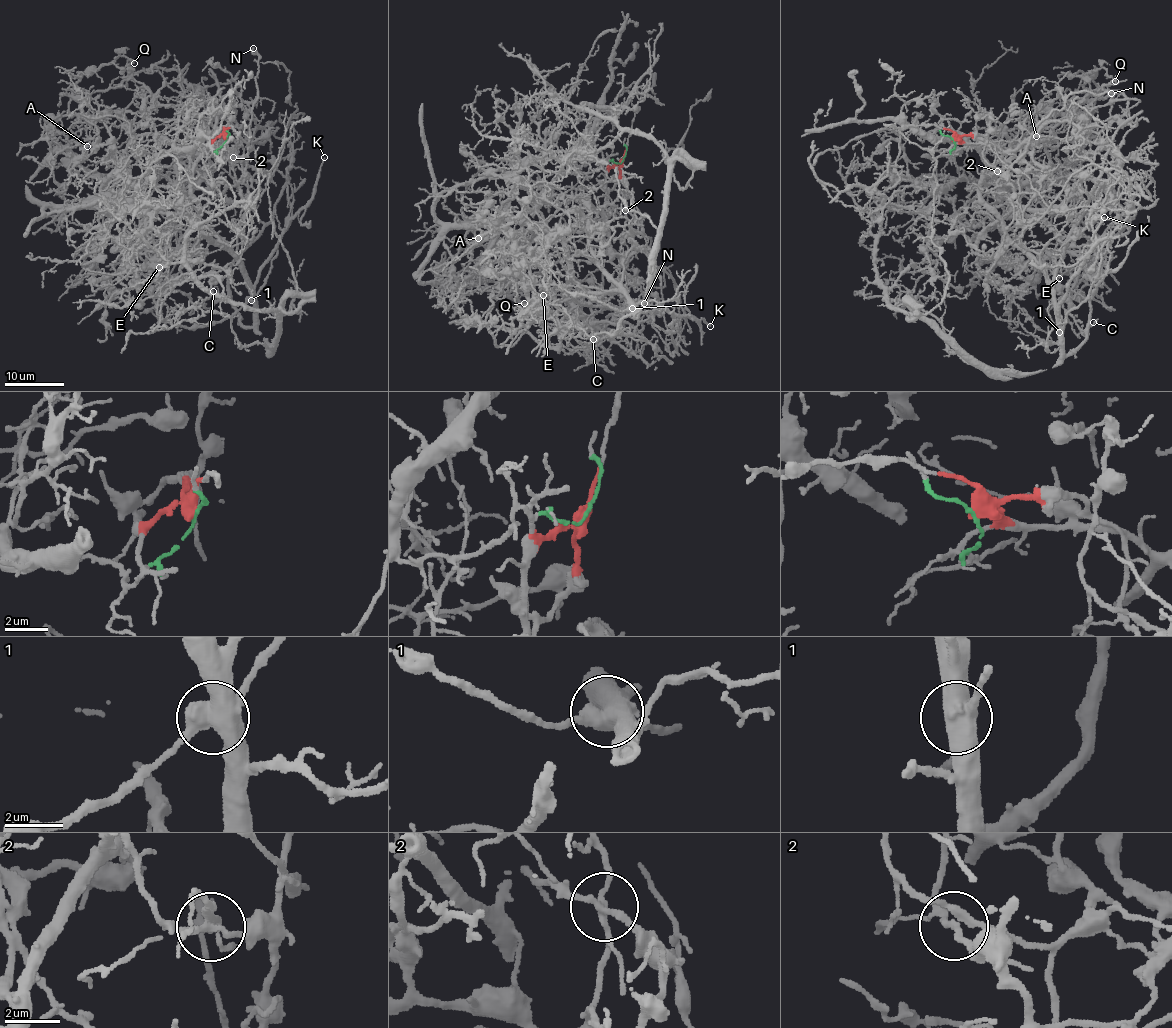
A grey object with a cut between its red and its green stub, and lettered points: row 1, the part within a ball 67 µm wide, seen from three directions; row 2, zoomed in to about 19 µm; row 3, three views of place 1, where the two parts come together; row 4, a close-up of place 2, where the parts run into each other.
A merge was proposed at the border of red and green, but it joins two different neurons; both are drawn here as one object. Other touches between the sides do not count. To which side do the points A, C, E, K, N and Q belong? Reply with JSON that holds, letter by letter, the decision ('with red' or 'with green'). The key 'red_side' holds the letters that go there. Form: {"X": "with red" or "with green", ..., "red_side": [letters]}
{"A": "with green", "C": "with red", "E": "with green", "K": "with red", "N": "with red", "Q": "with green", "red_side": ["C", "K", "N"]}

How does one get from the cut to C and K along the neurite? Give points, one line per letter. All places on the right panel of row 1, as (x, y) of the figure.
C: (954, 139), (992, 143), (1001, 151), (980, 187), (983, 201), (1049, 285), (1061, 359), (1094, 323)
K: (954, 139), (992, 143), (1001, 151), (980, 187), (983, 201), (1045, 277), (1058, 317), (1059, 301), (1105, 217)

